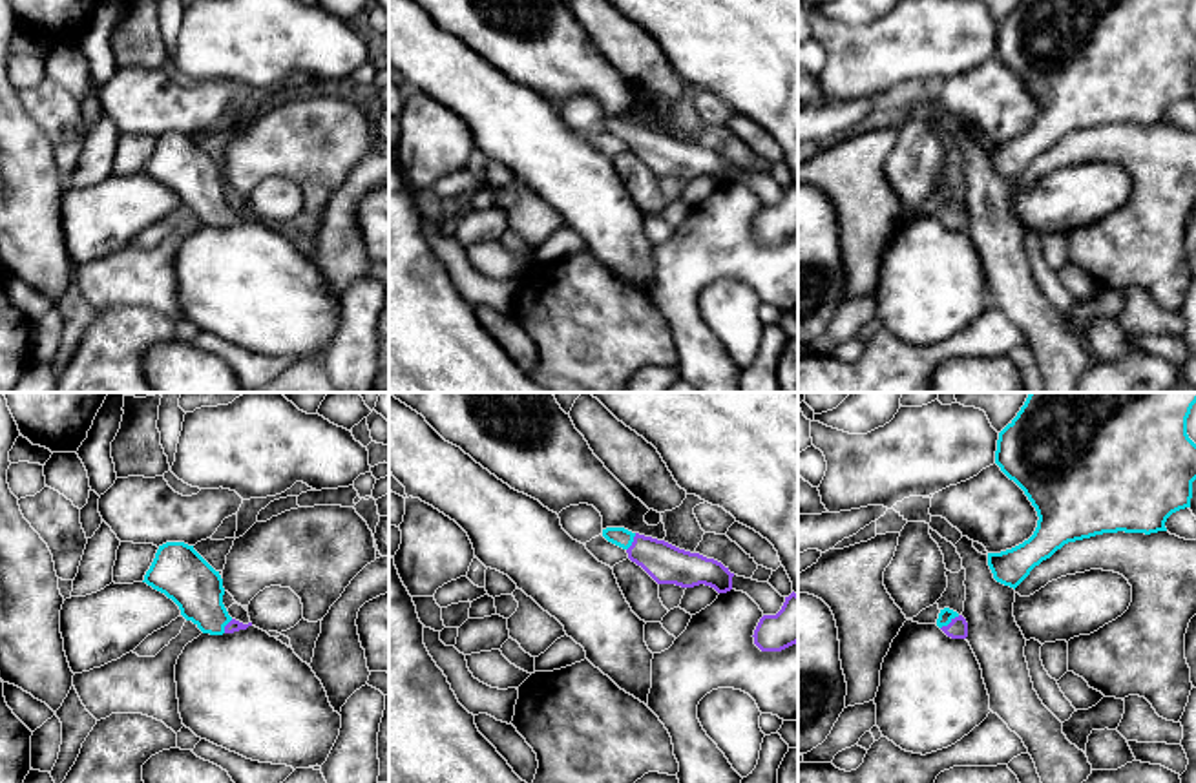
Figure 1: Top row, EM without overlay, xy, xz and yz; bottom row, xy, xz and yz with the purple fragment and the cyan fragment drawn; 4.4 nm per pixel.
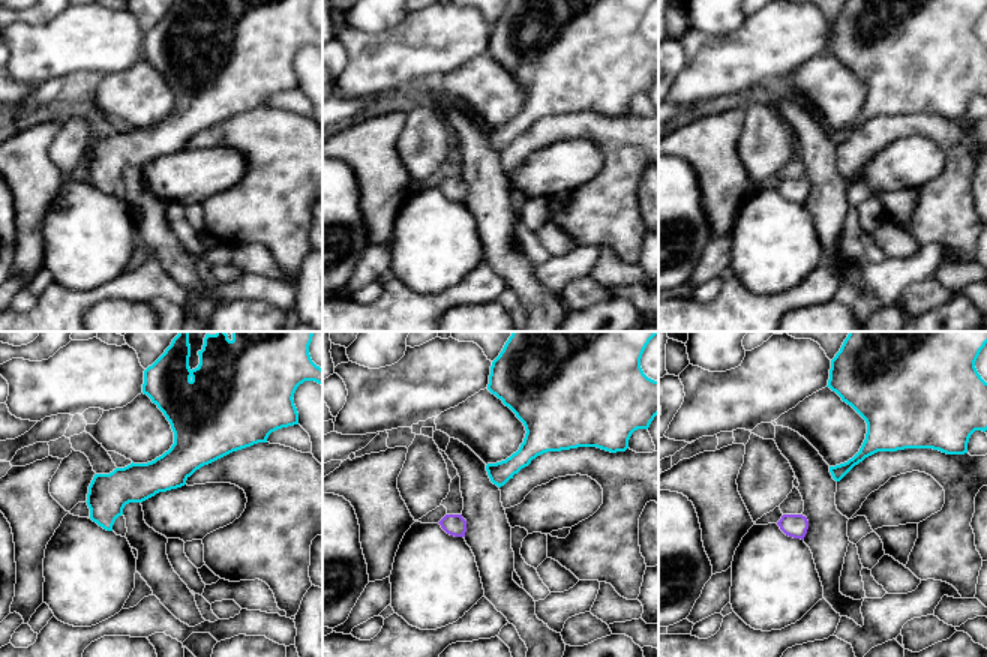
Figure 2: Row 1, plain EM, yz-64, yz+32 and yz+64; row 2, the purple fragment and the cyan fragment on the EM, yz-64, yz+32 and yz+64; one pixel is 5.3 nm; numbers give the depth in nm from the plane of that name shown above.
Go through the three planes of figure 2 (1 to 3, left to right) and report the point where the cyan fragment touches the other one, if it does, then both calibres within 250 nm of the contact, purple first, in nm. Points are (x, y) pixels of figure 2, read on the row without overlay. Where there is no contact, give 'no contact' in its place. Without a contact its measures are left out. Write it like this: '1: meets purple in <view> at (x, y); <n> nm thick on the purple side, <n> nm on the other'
1: no contact
2: no contact
3: no contact

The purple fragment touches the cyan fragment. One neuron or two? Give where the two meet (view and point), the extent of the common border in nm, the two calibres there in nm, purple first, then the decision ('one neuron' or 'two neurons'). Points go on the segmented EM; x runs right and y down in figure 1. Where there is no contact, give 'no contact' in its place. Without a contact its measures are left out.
meets purple in yz at (952, 621); contact 110 nm long; 90 nm thick on the purple side, 60 nm on the other; one neuron

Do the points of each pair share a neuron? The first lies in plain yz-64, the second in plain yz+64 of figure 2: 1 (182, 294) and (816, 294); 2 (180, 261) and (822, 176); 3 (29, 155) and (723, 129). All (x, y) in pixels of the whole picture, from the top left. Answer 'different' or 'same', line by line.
1: same
2: same
3: same

